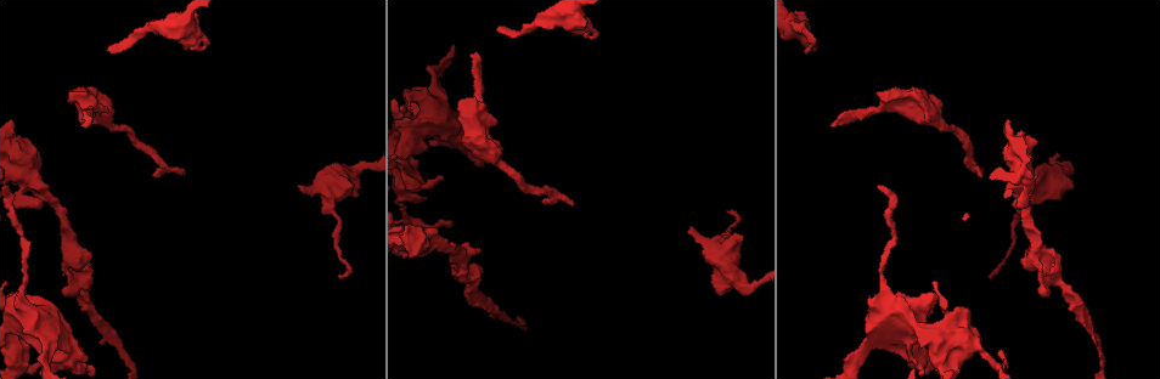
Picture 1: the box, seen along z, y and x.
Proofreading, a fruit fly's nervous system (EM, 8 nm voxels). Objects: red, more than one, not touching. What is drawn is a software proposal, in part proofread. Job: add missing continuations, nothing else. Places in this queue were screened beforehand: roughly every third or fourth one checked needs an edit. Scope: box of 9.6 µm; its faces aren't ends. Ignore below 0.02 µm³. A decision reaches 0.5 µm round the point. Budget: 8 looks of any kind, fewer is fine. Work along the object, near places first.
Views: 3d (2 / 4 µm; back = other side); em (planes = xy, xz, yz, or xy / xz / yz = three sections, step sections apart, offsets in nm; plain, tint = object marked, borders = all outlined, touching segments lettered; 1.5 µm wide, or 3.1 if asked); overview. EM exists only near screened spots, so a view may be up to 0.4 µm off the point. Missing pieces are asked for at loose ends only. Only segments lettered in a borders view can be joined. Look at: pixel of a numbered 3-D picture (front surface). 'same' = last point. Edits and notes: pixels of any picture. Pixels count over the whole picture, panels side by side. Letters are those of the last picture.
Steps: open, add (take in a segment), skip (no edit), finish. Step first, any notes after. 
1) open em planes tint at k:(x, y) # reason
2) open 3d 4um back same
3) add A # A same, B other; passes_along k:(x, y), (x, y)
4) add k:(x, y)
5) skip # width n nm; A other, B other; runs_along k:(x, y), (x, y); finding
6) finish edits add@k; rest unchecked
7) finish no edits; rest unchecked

open 3d 4um at 1:(720, 294) # stops while still wide

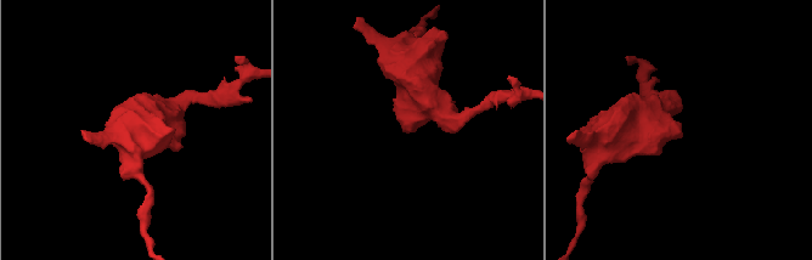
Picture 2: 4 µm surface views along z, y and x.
open em xy step 4 tint at 2:(681, 135)

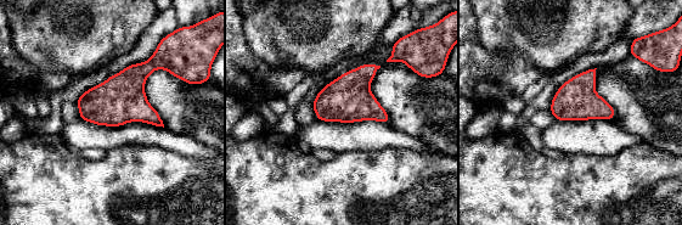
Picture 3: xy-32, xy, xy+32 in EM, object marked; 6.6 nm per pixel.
open em xy step 4 borders same

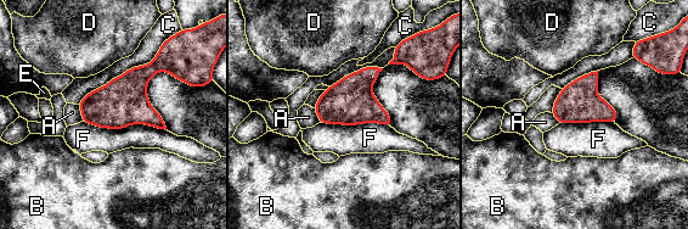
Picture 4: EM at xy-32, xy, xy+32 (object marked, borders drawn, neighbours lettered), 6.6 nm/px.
skip # A other, B other, C other, D other, E other, F other; border 4:(83, 121), (165, 130); no lettered segment goes on from it

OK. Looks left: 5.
open em planes plain at 1:(690, 230) # branch stops here

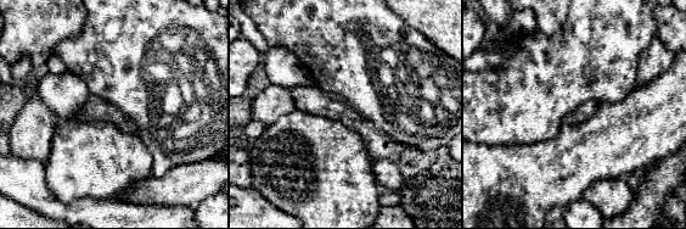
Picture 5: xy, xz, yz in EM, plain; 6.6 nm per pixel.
open em planes borders same

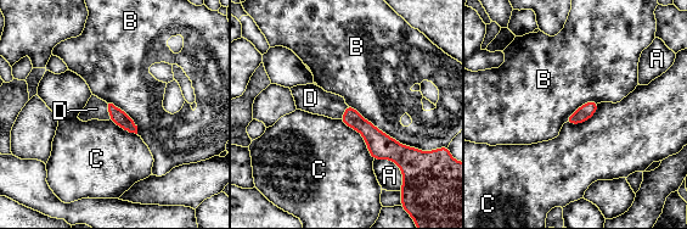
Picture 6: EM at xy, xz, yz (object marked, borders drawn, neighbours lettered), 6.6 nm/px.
add D # A other, B other, C other, D same; passes_along 6:(119, 117), (108, 111), (96, 109); the neuron continues

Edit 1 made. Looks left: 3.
open overview # redraw

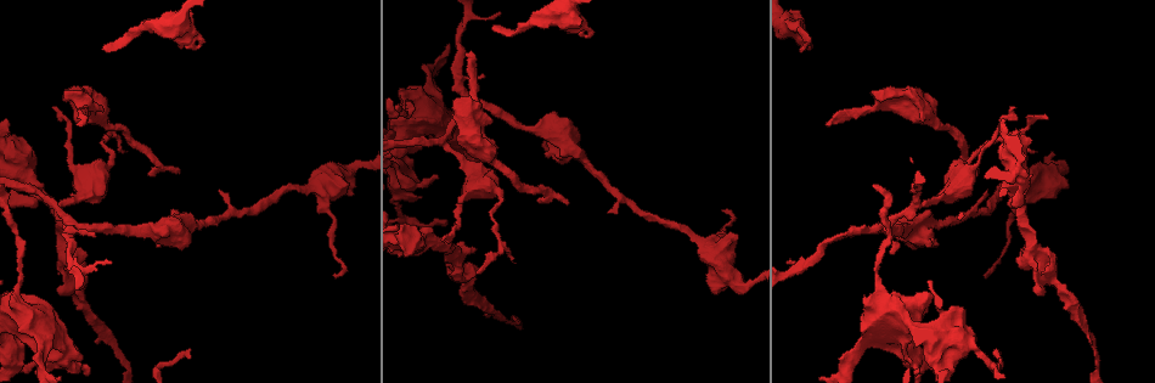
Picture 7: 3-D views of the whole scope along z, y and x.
open em xy step 8 tint at 7:(891, 254) # branch stops here

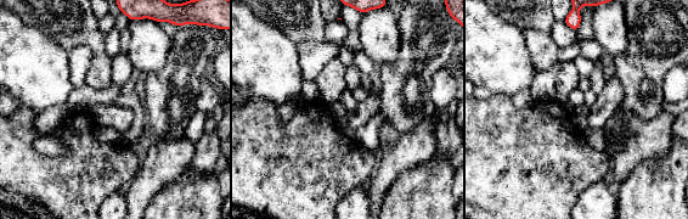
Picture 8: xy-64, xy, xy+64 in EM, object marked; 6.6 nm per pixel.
open em planes borders same

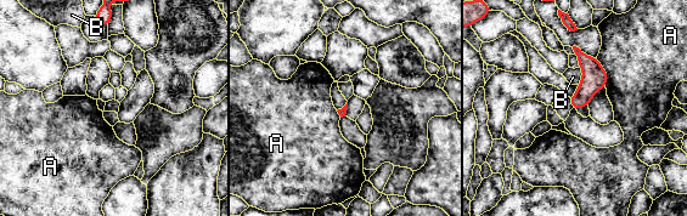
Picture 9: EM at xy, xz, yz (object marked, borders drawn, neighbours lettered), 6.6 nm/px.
skip # A other, B other; border 9:(596, 57), (607, 73), (606, 86); none of them fits

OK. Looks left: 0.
finish edits add@6; rest unchecked

